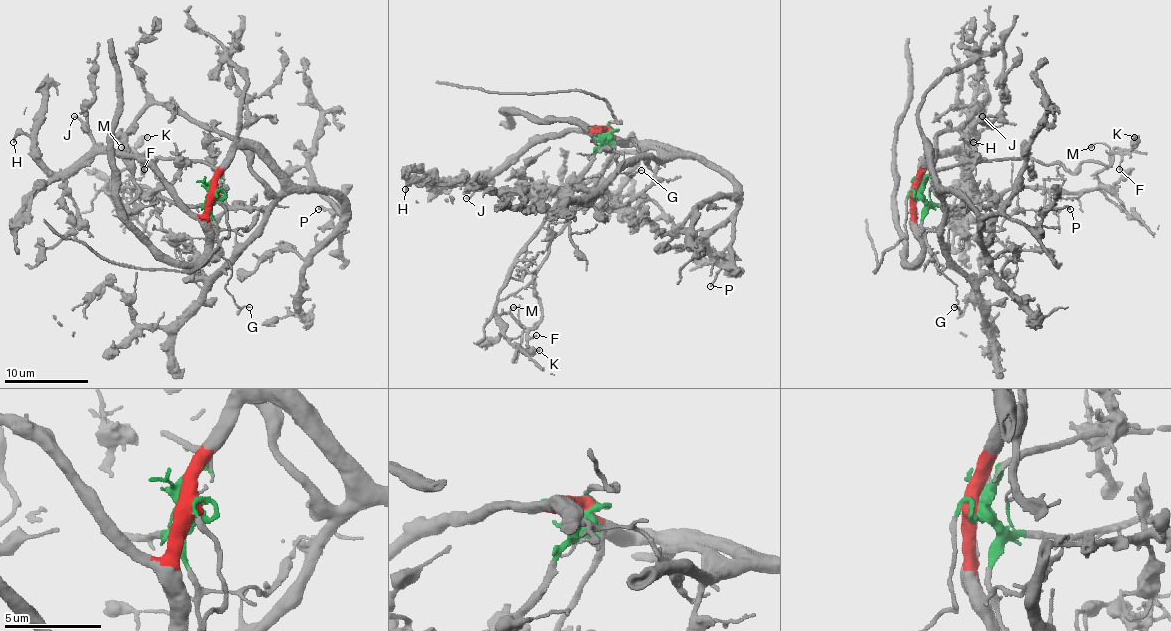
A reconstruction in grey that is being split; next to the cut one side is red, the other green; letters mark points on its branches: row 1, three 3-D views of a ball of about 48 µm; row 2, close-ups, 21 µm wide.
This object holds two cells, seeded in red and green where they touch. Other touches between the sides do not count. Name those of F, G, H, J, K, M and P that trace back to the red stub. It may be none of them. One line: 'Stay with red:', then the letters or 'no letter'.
Stay with red: H, J, P

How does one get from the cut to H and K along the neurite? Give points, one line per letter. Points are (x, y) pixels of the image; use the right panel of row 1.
H: (916, 195), (918, 172), (932, 157), (955, 153), (964, 161), (966, 172), (966, 134), (972, 142)
K: (916, 195), (932, 174), (962, 163), (1037, 159), (1062, 163), (1072, 172), (1085, 161), (1108, 165), (1135, 136)

